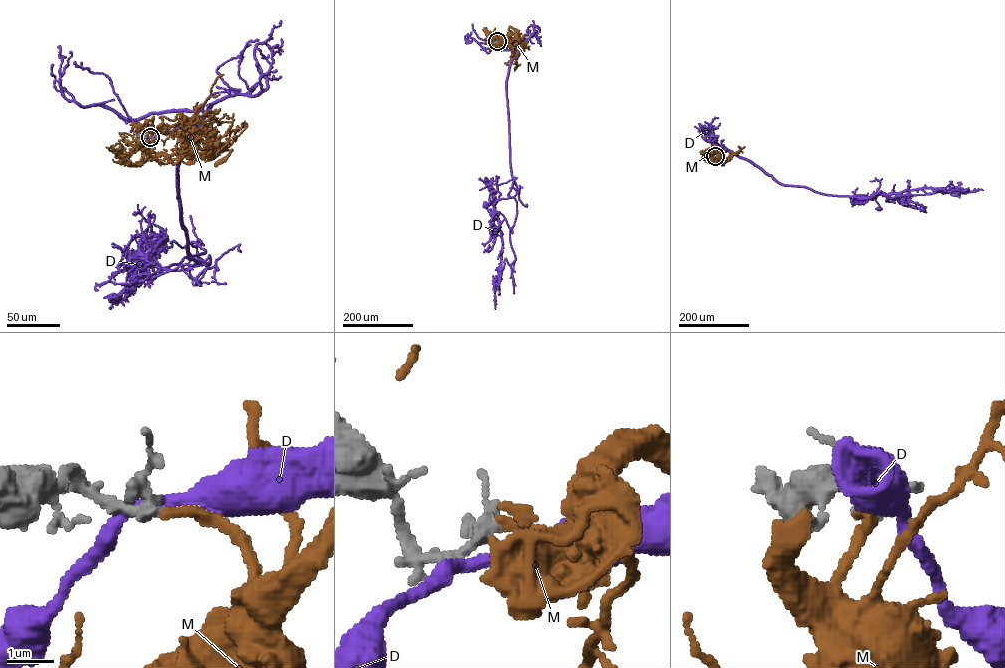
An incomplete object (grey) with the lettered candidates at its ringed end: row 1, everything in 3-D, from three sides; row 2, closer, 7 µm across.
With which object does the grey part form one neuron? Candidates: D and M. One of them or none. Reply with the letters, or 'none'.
M

